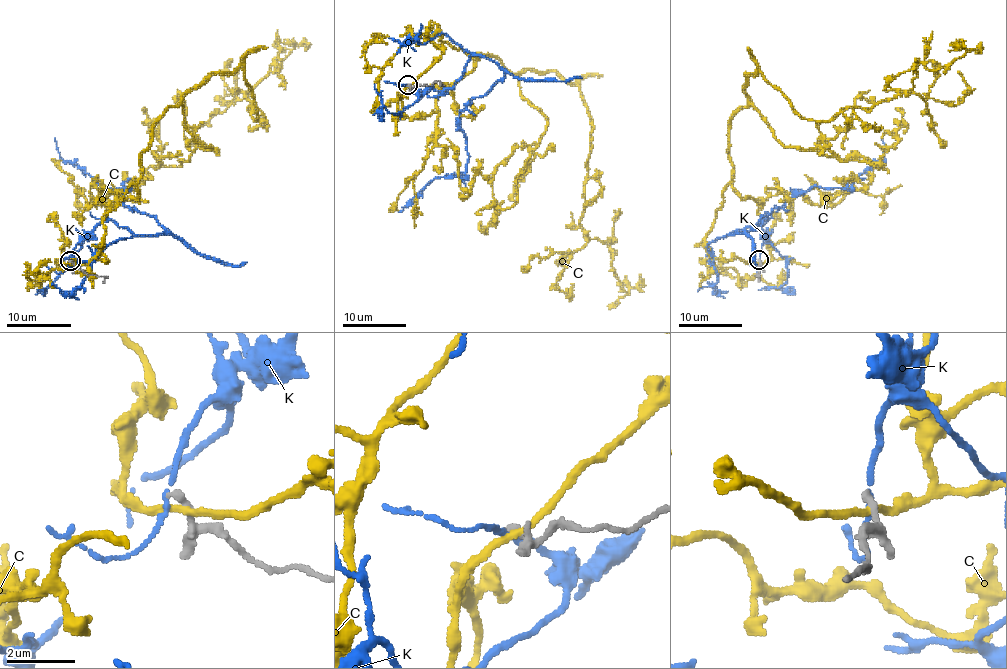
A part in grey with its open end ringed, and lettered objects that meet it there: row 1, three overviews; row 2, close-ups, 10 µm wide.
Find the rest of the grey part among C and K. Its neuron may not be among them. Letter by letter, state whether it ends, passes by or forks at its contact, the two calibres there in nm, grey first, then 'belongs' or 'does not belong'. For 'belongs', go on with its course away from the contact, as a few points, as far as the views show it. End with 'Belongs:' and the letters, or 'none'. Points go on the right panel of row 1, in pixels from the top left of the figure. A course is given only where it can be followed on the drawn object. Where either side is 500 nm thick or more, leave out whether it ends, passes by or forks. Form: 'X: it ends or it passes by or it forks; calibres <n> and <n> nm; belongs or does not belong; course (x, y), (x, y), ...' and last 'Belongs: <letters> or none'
C: it passes by; calibres 240 and 190 nm; does not belong
K: it passes by; calibres 220 and 130 nm; does not belong
Belongs: none

